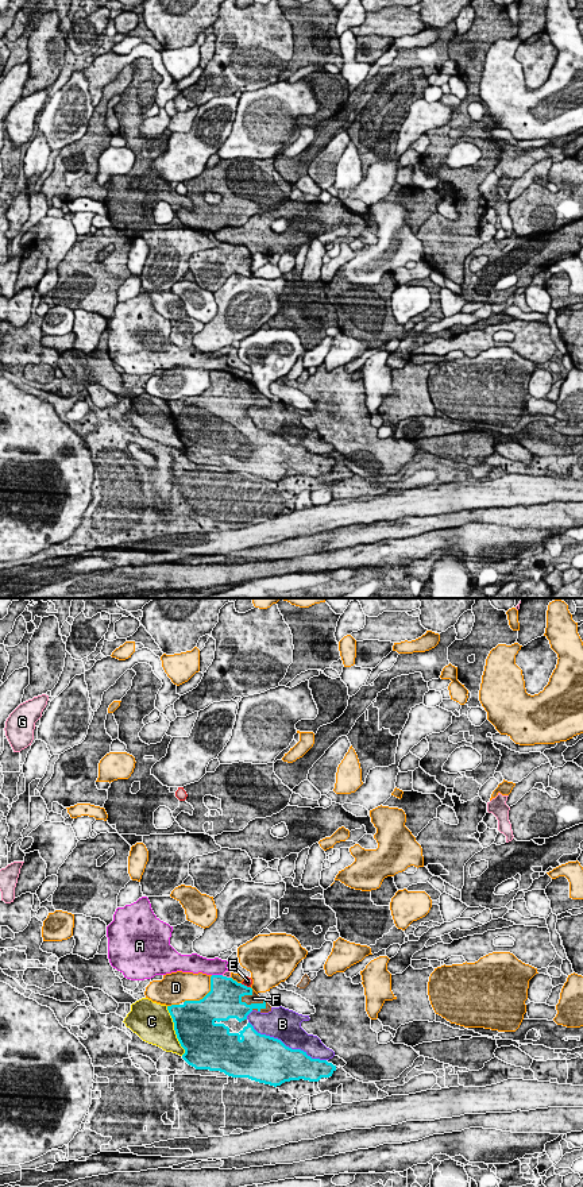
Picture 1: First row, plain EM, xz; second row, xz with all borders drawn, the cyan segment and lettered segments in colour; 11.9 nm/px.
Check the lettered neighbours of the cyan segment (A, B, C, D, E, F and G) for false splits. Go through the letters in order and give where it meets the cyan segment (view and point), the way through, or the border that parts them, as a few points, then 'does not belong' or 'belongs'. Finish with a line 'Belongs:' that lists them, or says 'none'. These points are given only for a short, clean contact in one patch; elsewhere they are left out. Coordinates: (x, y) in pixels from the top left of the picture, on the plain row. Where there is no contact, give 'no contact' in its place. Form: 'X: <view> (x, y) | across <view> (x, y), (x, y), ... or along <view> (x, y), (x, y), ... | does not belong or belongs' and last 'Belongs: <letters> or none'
A: xz (217, 370) | along xz (212, 369), (221, 370) | does not belong
B: xz (285, 440) | does not belong
C: xz (174, 424) | does not belong
D: xz (205, 390) | does not belong
E: xz (246, 381) | does not belong
F: xz (254, 399) | belongs
G: xz (226, 372) | does not belong
Belongs: F

